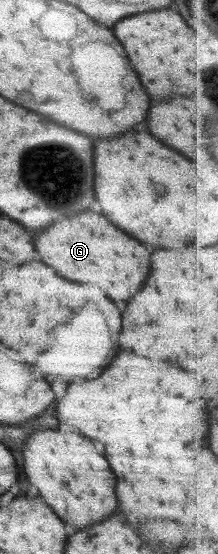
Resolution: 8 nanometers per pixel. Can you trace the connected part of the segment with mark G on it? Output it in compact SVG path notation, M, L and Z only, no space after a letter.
M91 211L55 221L35 237L35 251L59 277L97 285L111 301L127 301L133 297L149 273L149 253L145 247L115 229L103 215Z

